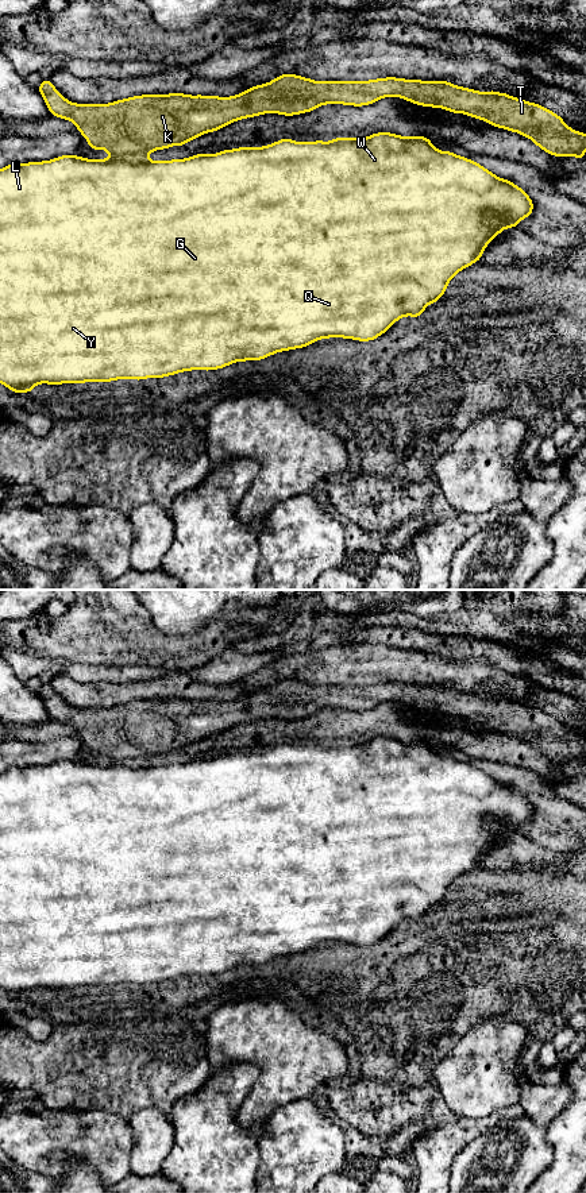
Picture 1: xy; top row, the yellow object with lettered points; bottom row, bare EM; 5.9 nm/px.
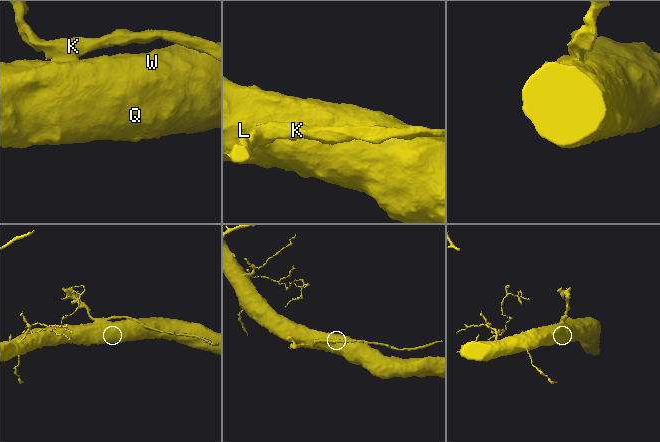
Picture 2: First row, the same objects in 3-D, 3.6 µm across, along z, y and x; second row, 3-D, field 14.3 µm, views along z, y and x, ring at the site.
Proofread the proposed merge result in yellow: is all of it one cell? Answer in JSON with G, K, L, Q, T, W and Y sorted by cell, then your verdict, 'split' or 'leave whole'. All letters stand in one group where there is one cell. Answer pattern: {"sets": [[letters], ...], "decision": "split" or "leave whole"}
{"sets": [["G", "L", "Q", "W", "Y"], ["K", "T"]], "decision": "split"}

